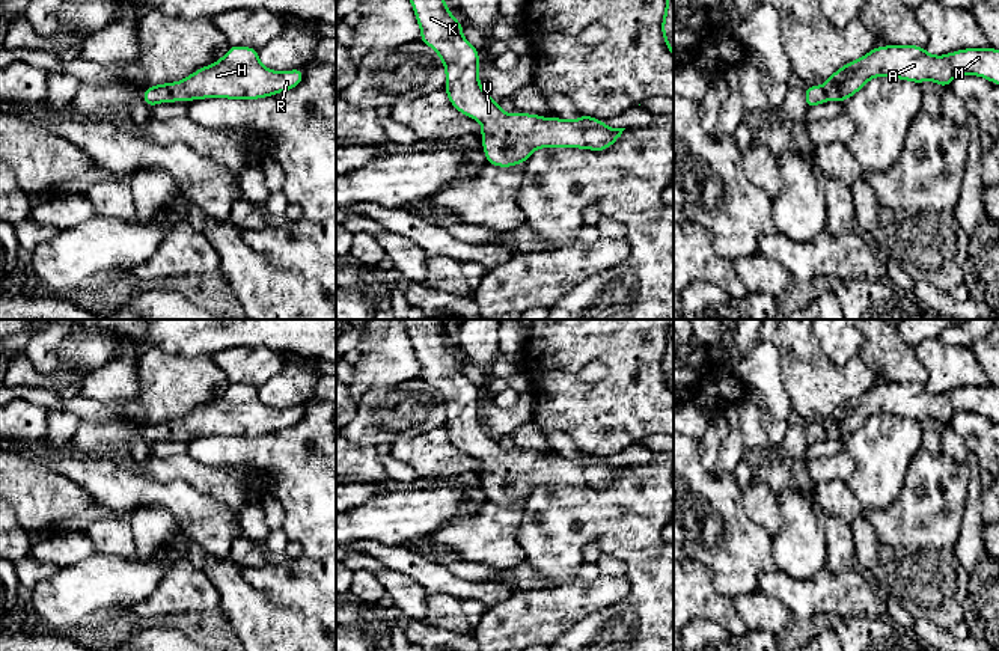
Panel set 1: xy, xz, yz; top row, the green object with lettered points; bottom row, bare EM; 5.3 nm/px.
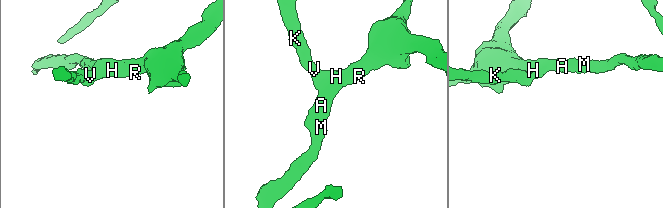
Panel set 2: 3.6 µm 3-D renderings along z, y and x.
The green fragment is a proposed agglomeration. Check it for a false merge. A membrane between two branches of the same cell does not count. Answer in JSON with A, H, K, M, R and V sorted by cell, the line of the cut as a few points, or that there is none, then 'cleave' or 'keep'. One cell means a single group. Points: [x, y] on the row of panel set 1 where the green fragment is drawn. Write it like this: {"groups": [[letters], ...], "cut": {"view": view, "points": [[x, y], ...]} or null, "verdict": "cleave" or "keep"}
{"groups": [["A", "H", "K", "M", "R", "V"]], "cut": null, "verdict": "keep"}

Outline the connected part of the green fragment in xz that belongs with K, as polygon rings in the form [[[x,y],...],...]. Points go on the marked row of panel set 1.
[[[410,0],[411,8],[416,14],[417,24],[420,26],[420,39],[423,44],[429,45],[441,59],[446,72],[445,92],[448,93],[449,102],[464,116],[472,118],[482,124],[482,146],[487,157],[487,163],[499,167],[512,167],[520,163],[527,163],[532,152],[538,148],[579,148],[592,149],[601,152],[610,148],[622,134],[625,128],[610,128],[603,124],[604,119],[591,118],[580,115],[576,121],[567,121],[564,118],[548,119],[539,115],[520,113],[511,115],[503,112],[497,101],[490,98],[479,83],[478,68],[479,68],[479,51],[475,48],[463,35],[464,24],[457,21],[452,11],[446,8],[445,0]]]

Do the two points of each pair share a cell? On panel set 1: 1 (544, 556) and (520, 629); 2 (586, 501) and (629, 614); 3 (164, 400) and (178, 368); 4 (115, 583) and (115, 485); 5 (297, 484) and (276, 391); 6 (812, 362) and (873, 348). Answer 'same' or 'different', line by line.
1: different
2: same
3: same
4: different
5: different
6: different

